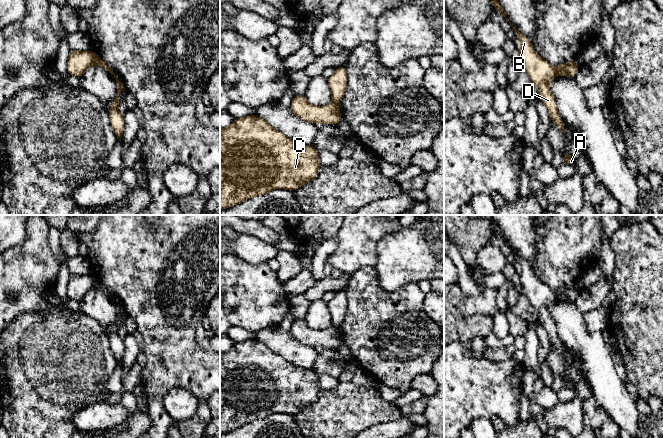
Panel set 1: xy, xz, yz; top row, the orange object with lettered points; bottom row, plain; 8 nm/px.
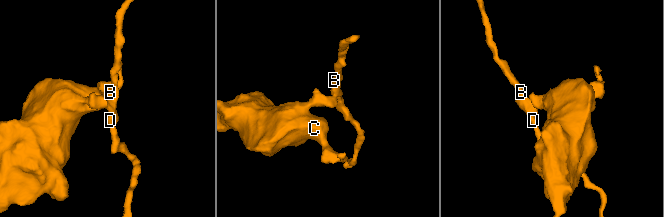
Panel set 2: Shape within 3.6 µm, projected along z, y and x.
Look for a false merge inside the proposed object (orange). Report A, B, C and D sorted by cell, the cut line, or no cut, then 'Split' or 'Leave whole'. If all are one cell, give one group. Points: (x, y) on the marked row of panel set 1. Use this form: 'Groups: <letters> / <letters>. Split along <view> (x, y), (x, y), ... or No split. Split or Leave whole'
Groups: A B D / C. Split along yz (555, 68), (557, 74). Split

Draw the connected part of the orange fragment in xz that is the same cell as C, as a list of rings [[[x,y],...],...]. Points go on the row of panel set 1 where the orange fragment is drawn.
[[[257,115],[236,118],[229,127],[220,129],[220,211],[241,203],[246,199],[254,198],[257,195],[264,195],[273,189],[287,189],[295,191],[303,184],[312,181],[318,176],[318,171],[321,165],[319,162],[318,153],[313,145],[301,145],[288,139],[281,131],[271,126],[267,121]]]

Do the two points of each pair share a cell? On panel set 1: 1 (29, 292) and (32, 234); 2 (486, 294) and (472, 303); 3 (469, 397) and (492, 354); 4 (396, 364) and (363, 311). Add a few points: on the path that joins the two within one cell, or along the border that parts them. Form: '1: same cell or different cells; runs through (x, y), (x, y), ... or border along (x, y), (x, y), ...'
1: same cell; runs through (30, 278), (32, 248)
2: same cell; runs through (483, 297), (475, 303)
3: different cells; border along (483, 355), (490, 360), (501, 361)
4: same cell; runs through (381, 353), (373, 349), (368, 340), (368, 326)

